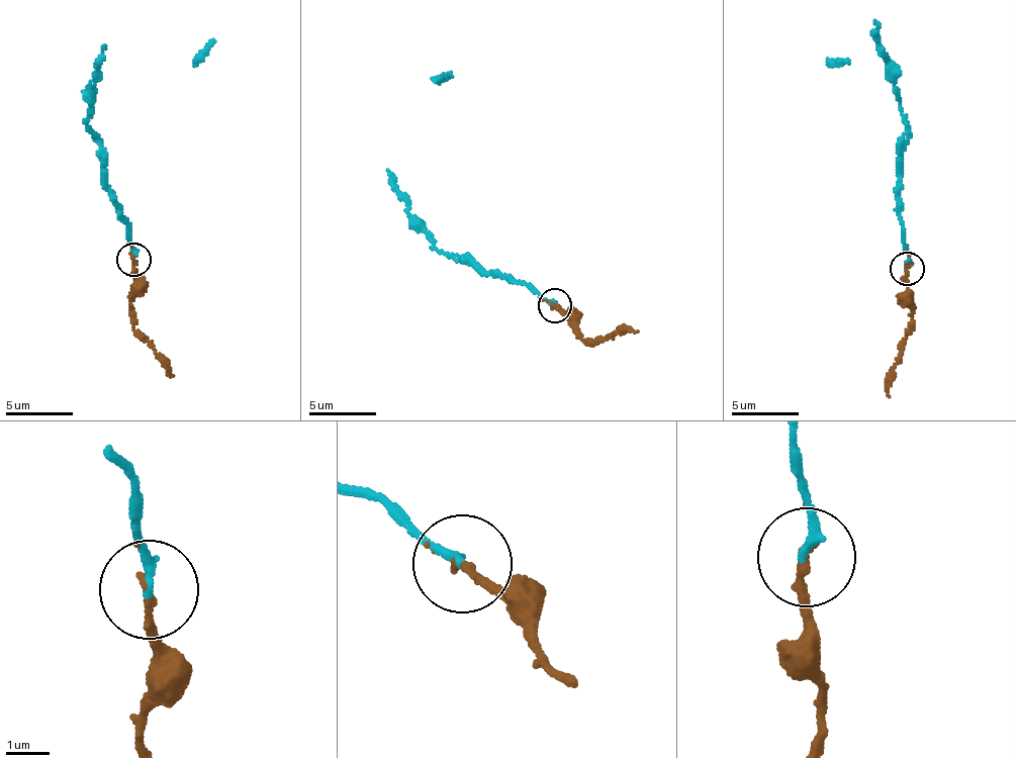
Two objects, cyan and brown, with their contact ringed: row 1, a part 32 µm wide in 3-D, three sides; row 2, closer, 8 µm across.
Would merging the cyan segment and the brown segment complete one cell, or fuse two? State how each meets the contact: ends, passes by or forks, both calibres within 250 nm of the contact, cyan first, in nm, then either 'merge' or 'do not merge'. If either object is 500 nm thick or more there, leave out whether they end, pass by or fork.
cyan ends; brown ends; calibres 240 and 190 nm; merge

